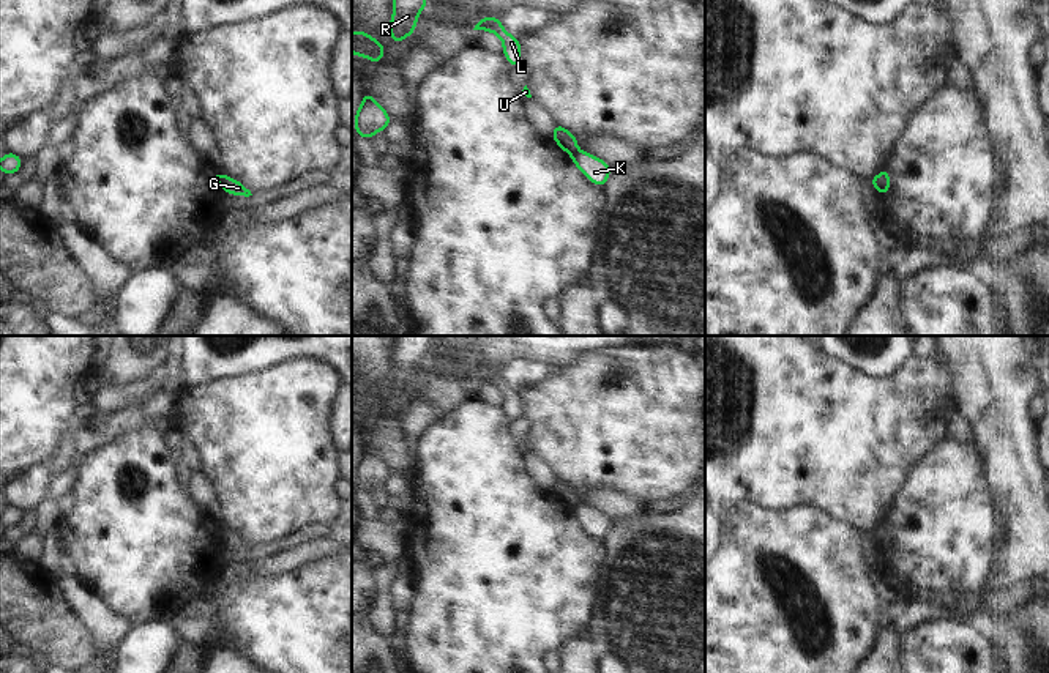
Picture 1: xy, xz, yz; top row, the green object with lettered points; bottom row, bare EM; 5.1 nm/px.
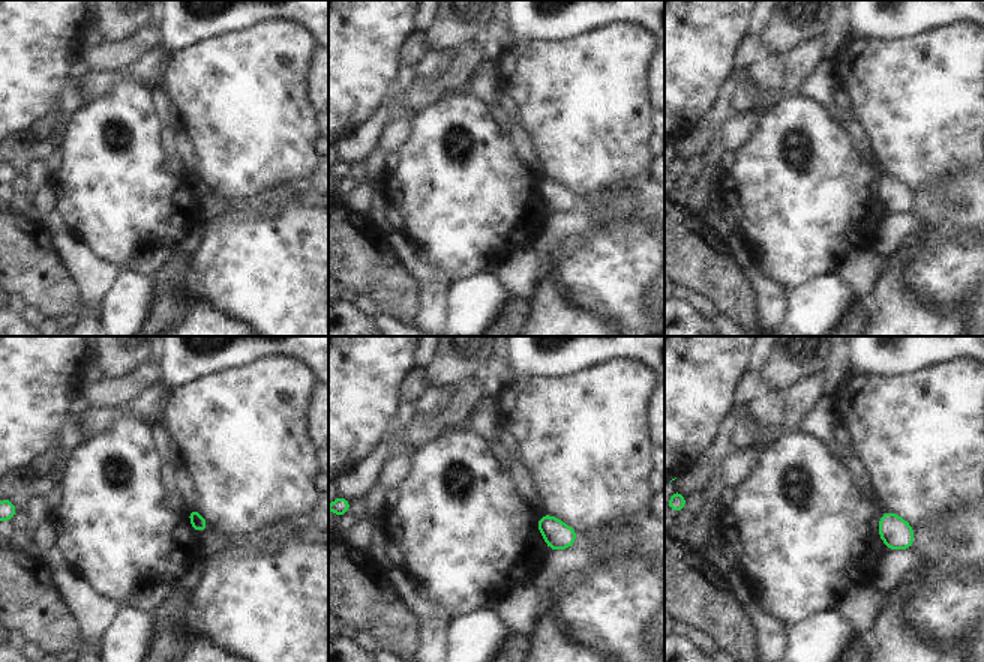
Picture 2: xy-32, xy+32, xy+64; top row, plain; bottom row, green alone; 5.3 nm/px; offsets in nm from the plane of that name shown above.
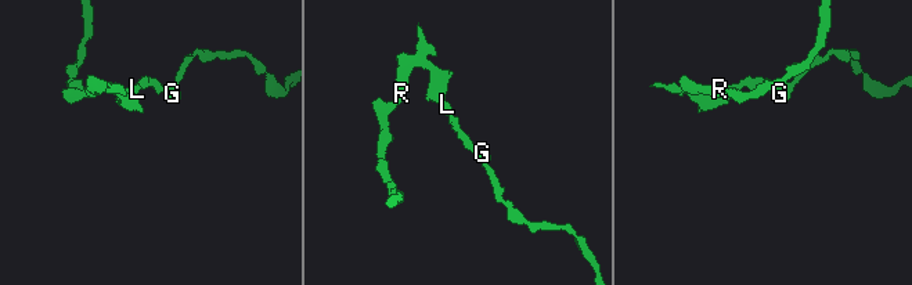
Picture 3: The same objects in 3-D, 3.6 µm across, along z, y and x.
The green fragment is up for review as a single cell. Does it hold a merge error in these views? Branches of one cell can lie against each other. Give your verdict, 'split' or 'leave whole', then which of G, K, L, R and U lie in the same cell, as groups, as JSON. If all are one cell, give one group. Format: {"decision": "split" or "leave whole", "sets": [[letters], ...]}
{"decision": "split", "sets": [["G", "K"], ["L", "R", "U"]]}

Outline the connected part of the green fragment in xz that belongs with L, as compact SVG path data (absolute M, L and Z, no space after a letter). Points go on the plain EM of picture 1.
M481 370L473 383L487 383L495 386L503 396L503 410L510 413L511 421L522 416L521 396L502 380L500 370Z

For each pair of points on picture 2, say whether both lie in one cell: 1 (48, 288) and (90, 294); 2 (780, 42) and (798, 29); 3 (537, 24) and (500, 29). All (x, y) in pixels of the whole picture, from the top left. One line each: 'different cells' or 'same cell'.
1: different cells
2: same cell
3: different cells

